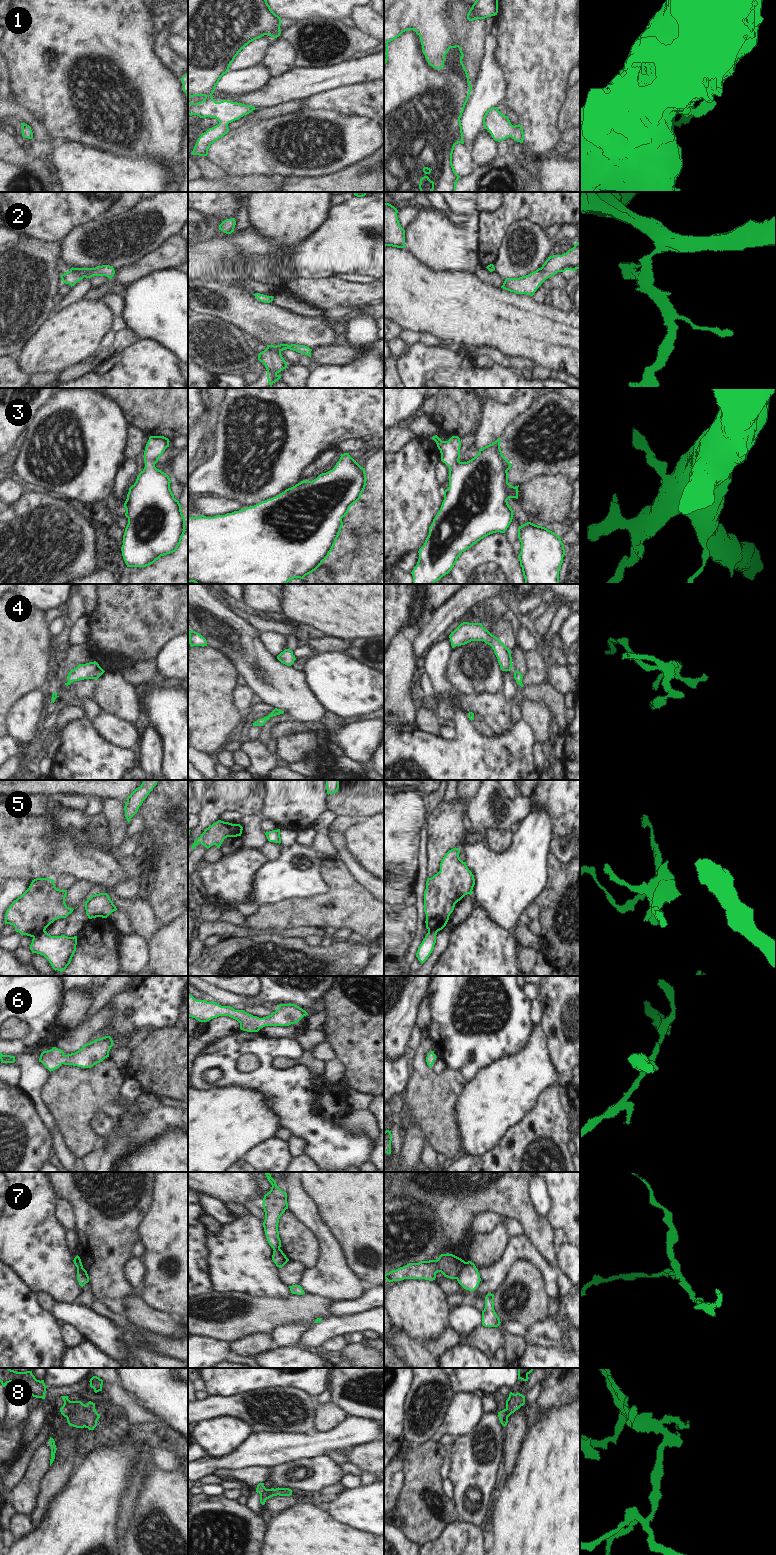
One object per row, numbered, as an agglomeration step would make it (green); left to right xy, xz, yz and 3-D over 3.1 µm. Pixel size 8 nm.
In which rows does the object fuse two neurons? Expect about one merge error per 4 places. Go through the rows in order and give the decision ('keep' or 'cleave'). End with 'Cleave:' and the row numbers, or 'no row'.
1: keep
2: keep
3: keep
4: keep
5: cleave
6: keep
7: cleave
8: cleave
Cleave: 5, 7, 8

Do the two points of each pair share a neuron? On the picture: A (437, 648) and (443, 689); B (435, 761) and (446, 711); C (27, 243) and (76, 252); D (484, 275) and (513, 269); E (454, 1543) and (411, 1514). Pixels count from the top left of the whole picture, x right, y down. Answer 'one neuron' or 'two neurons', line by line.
A: one neuron
B: two neurons
C: two neurons
D: two neurons
E: two neurons

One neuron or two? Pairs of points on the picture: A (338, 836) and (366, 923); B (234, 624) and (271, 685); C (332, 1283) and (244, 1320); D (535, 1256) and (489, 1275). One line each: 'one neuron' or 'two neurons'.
A: two neurons
B: one neuron
C: two neurons
D: one neuron

